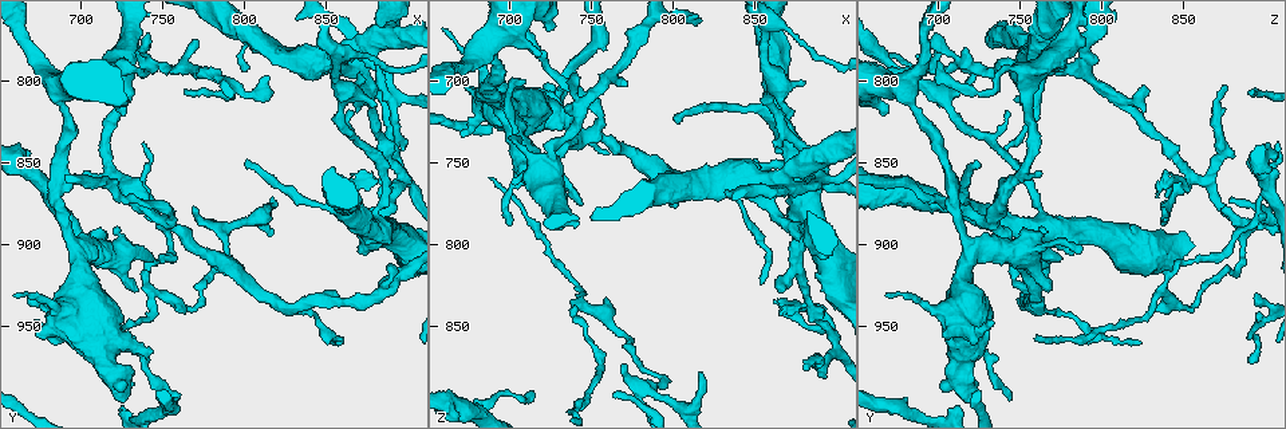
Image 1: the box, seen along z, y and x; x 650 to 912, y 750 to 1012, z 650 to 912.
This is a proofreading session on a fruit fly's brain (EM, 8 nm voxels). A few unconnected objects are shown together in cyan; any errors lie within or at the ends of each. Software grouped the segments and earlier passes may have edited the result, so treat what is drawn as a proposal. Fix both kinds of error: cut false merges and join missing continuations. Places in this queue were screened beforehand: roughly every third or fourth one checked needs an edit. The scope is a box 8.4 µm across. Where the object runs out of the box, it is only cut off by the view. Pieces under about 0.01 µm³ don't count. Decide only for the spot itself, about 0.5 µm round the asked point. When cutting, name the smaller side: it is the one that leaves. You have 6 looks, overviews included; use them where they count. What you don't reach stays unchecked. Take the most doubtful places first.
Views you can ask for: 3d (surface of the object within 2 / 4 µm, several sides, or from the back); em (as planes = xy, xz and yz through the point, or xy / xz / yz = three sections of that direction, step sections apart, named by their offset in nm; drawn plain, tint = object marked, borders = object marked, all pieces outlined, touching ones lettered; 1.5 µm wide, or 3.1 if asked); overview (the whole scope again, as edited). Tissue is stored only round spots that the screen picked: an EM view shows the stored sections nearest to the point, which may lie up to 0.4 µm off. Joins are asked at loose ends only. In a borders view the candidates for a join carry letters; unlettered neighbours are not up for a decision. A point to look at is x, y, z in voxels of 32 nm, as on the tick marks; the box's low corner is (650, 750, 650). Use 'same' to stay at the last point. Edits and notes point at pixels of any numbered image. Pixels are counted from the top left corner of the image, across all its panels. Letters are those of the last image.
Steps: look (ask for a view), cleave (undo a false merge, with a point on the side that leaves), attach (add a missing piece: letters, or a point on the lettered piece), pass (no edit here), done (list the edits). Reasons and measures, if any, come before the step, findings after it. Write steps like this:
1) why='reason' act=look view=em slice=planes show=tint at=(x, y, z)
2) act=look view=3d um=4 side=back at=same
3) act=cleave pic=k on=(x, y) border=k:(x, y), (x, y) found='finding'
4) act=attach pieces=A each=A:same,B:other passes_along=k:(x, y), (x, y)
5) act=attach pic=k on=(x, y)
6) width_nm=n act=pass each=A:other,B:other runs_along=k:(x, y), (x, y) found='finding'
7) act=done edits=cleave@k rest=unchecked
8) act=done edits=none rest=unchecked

why='thick turns thin' act=look view=em slice=planes show=borders at=(864, 780, 764)

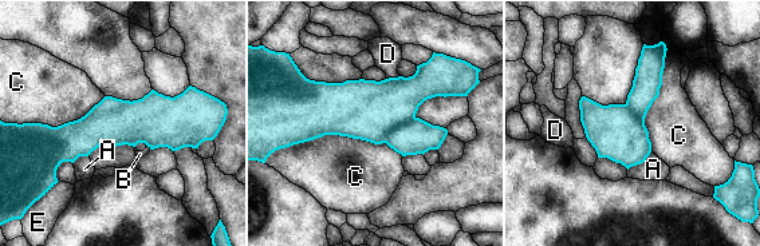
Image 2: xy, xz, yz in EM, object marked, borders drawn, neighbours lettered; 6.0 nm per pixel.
act=cleave pic=2 on=(414, 137) each=A:other,B:other,C:other,D:other,E:other border=2:(414, 116), (397, 125), (384, 142) found='a second cell is stuck on'

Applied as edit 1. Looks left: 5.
why='see it whole again' act=look view=overview

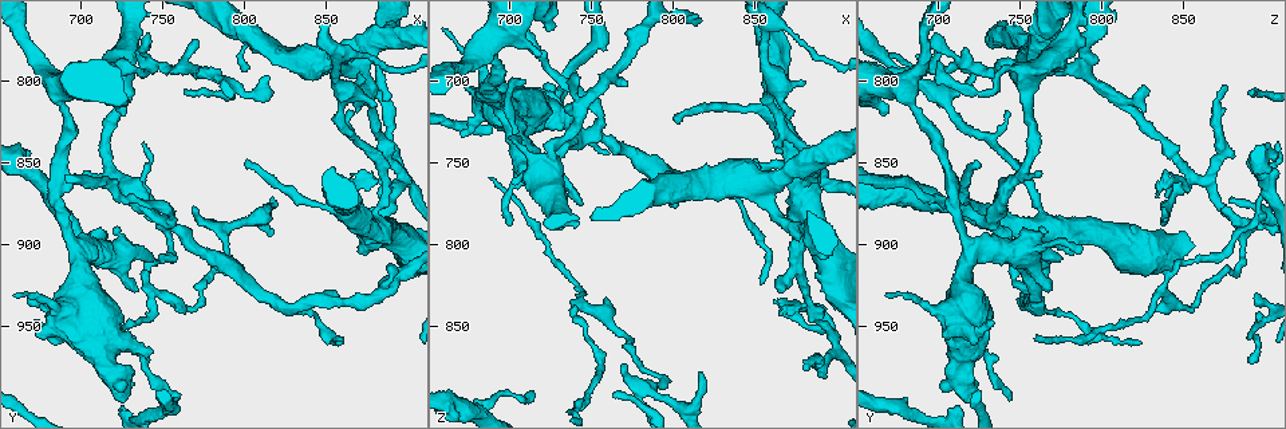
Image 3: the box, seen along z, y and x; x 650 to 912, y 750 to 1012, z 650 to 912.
why='an open end' act=look view=em slice=planes show=borders at=(700, 900, 790)

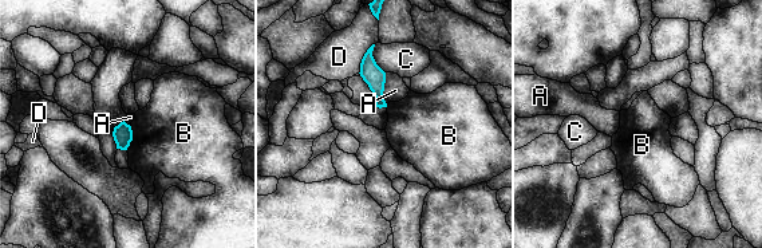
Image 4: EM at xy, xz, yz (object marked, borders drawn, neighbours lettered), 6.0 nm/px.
act=pass each=A:other,B:other,C:other,D:other border=4:(131, 126), (131, 141), (126, 149) found='no lettered piece goes on from it'

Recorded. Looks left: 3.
act=done edits=cleave@2 rest=unchecked

